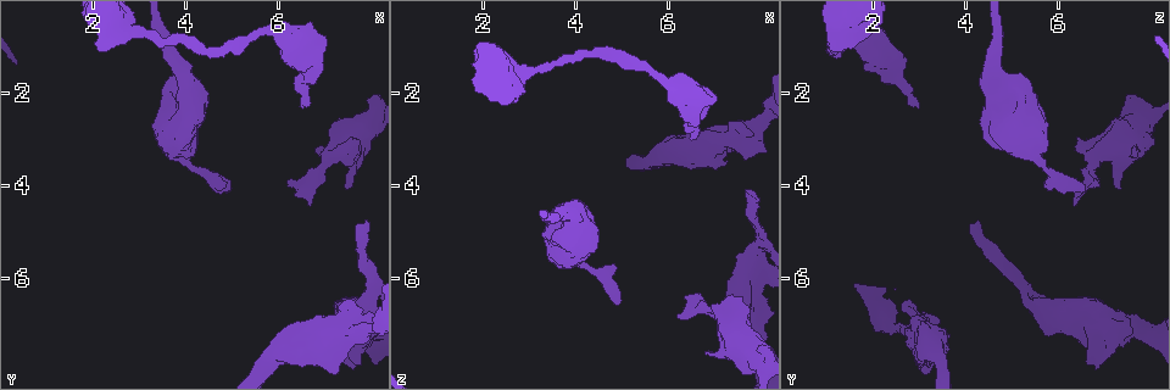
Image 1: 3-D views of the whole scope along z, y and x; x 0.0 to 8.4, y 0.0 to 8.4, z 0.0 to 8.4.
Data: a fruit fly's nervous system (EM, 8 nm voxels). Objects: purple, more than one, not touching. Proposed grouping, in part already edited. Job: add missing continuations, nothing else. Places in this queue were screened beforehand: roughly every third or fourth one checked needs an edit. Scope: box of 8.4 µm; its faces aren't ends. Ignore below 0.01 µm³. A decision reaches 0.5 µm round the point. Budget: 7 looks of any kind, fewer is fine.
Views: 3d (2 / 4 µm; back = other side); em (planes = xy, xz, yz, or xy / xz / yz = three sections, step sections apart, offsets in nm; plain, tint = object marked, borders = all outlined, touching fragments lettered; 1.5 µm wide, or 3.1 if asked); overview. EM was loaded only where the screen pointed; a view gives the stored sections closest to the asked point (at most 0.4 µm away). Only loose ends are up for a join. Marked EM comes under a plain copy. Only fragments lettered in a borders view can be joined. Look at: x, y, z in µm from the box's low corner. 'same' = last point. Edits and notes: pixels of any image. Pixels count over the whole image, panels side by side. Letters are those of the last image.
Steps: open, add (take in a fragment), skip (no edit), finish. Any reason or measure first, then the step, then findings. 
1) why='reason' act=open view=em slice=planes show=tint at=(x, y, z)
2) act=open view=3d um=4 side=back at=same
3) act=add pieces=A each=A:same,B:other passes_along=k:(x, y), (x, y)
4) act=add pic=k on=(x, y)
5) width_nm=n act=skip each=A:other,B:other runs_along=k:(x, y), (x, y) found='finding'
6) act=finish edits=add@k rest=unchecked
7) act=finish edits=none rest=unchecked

why='branch stops here' act=open view=em slice=yz step=8 show=borders at=(2.20, 1.15, 1.20)

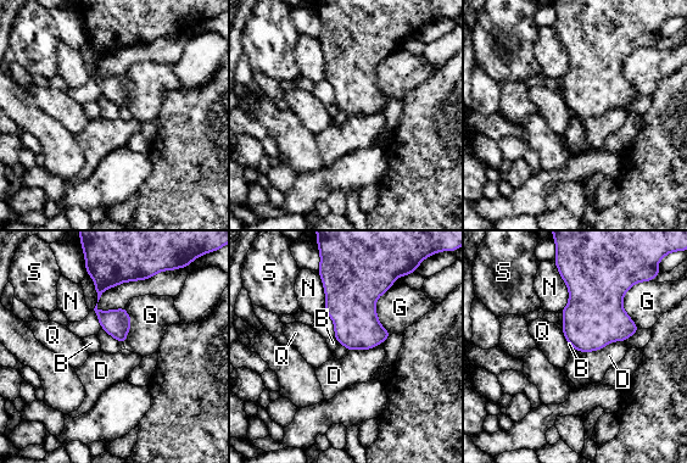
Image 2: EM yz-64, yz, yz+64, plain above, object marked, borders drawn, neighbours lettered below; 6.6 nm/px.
act=skip each=B:other,D:other,G:other,N:other,Q:other,S:other border=2:(624, 340), (609, 341), (587, 353) found='no lettered fragment goes on from it'

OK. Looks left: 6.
why='an open end' act=open view=3d um=4 at=(7.30, 3.20, 6.35)

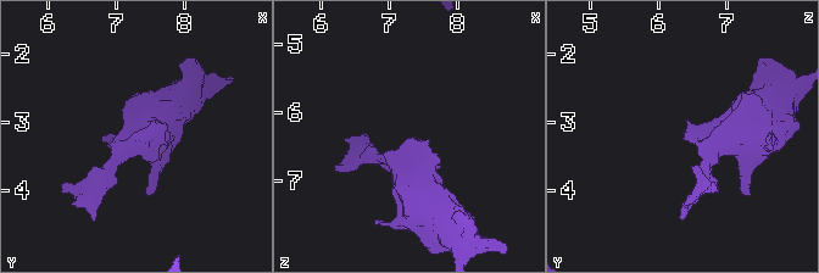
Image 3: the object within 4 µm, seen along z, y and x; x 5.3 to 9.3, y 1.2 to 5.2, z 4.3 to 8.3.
act=open view=em slice=yz step=8 show=borders at=(7.30, 3.15, 6.35)

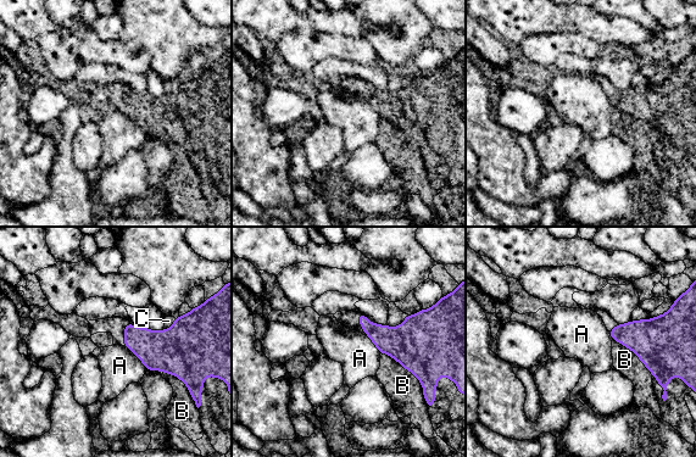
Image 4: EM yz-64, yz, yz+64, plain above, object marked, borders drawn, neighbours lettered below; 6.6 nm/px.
act=open view=em slice=planes show=borders at=same

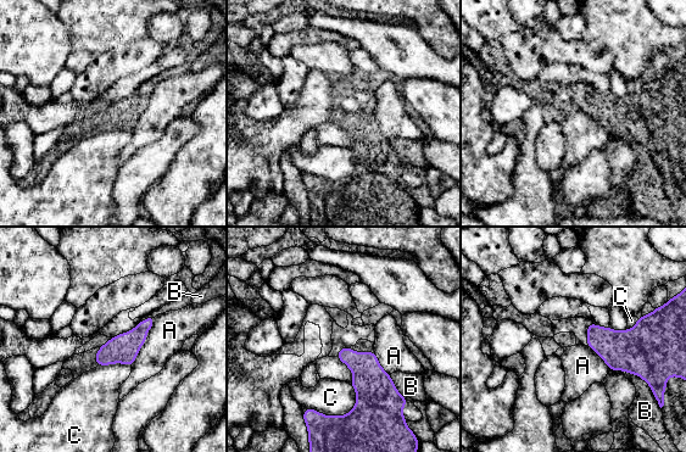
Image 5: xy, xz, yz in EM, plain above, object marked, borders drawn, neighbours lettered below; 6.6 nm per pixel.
act=skip each=A:other,B:other,C:other border=5:(356, 389), (344, 414), (306, 408) found='none of them fits'

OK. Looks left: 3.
why='tapers out' act=open view=em slice=planes show=tint at=(7.90, 4.75, 4.20)

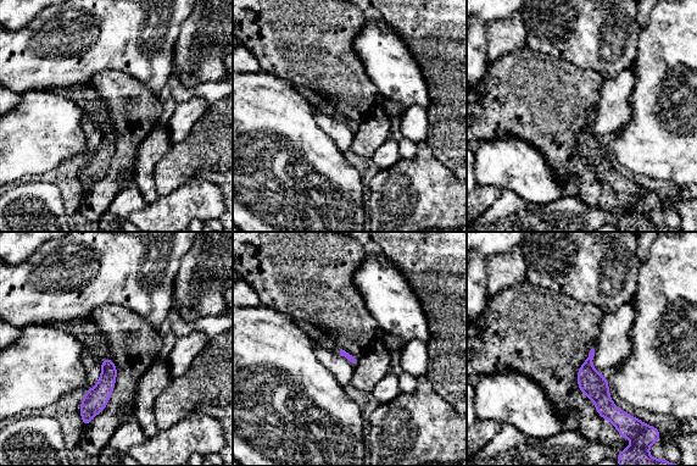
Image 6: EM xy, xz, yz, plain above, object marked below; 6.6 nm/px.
act=open view=em slice=planes show=borders at=same

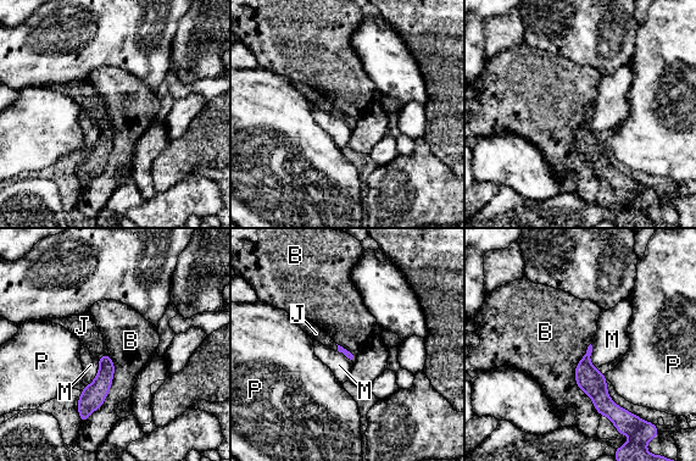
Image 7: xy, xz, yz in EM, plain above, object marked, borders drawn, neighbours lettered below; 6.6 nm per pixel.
act=add pieces=J each=B:other,J:same,M:other,P:other passes_along=7:(95, 393), (101, 356), (82, 326) found='the neuron continues'

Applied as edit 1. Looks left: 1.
act=finish edits=add@7 rest=unchecked

